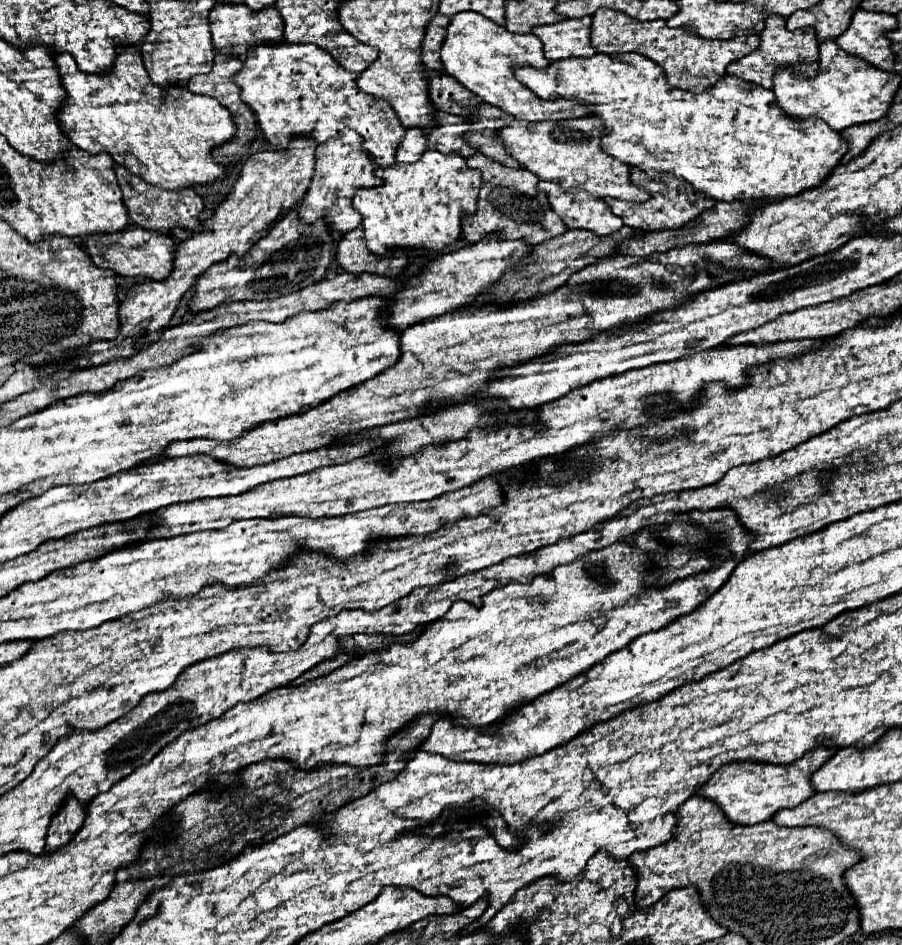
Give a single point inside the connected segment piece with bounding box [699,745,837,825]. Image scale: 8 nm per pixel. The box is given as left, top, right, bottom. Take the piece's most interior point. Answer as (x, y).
(749, 793)

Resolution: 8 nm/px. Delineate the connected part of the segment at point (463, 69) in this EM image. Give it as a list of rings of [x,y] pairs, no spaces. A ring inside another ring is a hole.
[[[463,11],[459,15],[451,17],[451,23],[447,27],[447,39],[441,47],[441,61],[445,65],[447,75],[457,79],[463,87],[473,91],[481,101],[499,107],[501,111],[513,115],[515,119],[525,121],[547,121],[547,119],[575,119],[575,117],[587,117],[589,111],[573,111],[575,107],[583,107],[585,103],[571,101],[571,99],[555,99],[545,101],[539,99],[529,87],[525,87],[515,77],[517,67],[537,67],[547,69],[549,61],[543,55],[543,43],[539,37],[531,35],[515,35],[509,33],[505,27],[489,21],[487,17]]]

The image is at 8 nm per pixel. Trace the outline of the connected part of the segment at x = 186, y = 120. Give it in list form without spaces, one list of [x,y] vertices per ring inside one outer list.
[[[119,43],[117,57],[109,73],[83,73],[77,69],[77,63],[69,53],[53,53],[53,59],[61,75],[61,85],[67,93],[65,101],[59,107],[57,121],[69,141],[77,147],[89,153],[107,151],[117,165],[127,167],[133,175],[139,175],[147,183],[163,189],[191,187],[195,183],[213,183],[225,171],[223,165],[213,161],[211,151],[213,147],[229,141],[235,135],[235,123],[231,119],[231,113],[215,99],[197,97],[183,87],[171,87],[169,91],[165,91],[163,99],[163,89],[151,83],[143,67],[139,47]]]

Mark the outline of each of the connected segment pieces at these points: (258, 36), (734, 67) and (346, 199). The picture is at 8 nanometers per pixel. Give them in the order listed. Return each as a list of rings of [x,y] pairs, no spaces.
[[[219,3],[219,5],[215,5],[211,9],[209,21],[211,21],[209,27],[211,27],[211,35],[213,35],[213,49],[217,53],[235,55],[239,59],[245,57],[245,51],[249,47],[283,41],[283,19],[281,19],[281,15],[279,15],[279,11],[275,7],[253,13],[243,3],[239,3],[239,5],[223,5],[223,3]]]
[[[771,15],[759,37],[761,37],[759,49],[743,57],[739,63],[731,63],[731,67],[727,67],[729,75],[755,83],[765,89],[773,89],[773,77],[779,69],[791,69],[803,77],[815,77],[819,73],[819,65],[817,65],[819,63],[819,41],[815,37],[815,31],[811,31],[811,27],[787,31],[785,19],[779,15]]]
[[[351,129],[341,131],[337,137],[329,139],[323,145],[317,145],[317,165],[315,175],[309,185],[309,191],[305,193],[303,201],[299,203],[297,215],[301,223],[315,223],[317,219],[325,219],[327,227],[337,233],[349,233],[361,225],[361,215],[353,209],[351,199],[357,189],[363,187],[377,187],[383,183],[373,175],[375,165],[369,159],[369,155],[363,151],[363,141],[359,135]]]

